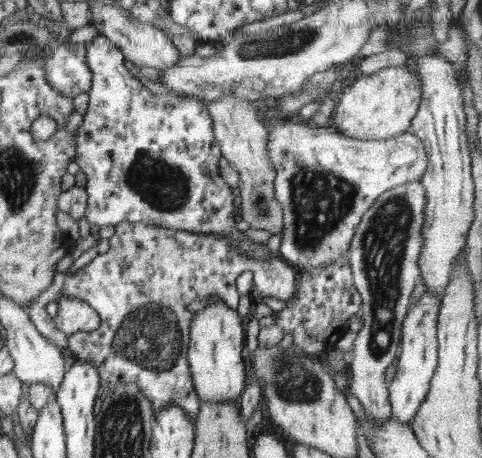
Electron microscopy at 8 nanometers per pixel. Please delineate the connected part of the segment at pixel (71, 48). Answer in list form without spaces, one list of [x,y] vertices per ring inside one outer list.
[[[85,43],[59,46],[46,60],[46,70],[48,84],[62,96],[74,99],[90,90],[92,72],[86,64]]]

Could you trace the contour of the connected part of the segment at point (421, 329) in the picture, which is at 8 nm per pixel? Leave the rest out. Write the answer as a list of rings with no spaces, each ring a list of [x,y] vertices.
[[[424,293],[413,308],[405,315],[401,328],[401,352],[398,356],[398,370],[388,385],[391,416],[402,425],[411,426],[418,413],[418,408],[426,400],[430,384],[438,367],[437,322],[441,307],[441,298]]]

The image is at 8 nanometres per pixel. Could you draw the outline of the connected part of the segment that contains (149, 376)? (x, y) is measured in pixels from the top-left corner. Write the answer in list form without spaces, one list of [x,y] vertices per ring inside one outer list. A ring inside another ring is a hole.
[[[119,222],[115,226],[115,233],[109,238],[109,245],[109,249],[104,254],[97,255],[91,262],[65,278],[61,290],[64,291],[68,297],[72,297],[72,299],[82,299],[82,301],[94,307],[94,309],[98,311],[98,315],[100,315],[100,326],[98,326],[98,329],[94,330],[94,332],[79,333],[78,335],[74,334],[69,337],[70,350],[74,353],[76,360],[82,363],[88,362],[96,372],[98,372],[99,378],[103,383],[110,383],[110,388],[116,387],[117,385],[135,385],[140,390],[140,393],[144,394],[145,398],[149,401],[154,414],[171,405],[177,405],[186,416],[188,416],[190,424],[194,426],[197,422],[201,404],[193,388],[192,374],[187,358],[188,342],[190,342],[190,324],[192,324],[192,320],[194,320],[194,312],[188,310],[186,306],[188,306],[192,300],[202,300],[208,298],[208,296],[212,296],[212,294],[218,294],[232,310],[236,310],[239,299],[239,293],[236,291],[236,279],[246,271],[252,271],[254,273],[254,290],[261,296],[264,296],[264,298],[276,298],[276,300],[286,302],[296,294],[298,271],[283,258],[279,258],[276,255],[270,256],[270,260],[264,260],[264,262],[252,260],[252,258],[244,256],[244,252],[238,252],[238,250],[234,248],[234,244],[230,244],[230,240],[223,238],[222,234],[196,234],[196,232],[186,232],[186,230],[180,229],[170,230],[164,227],[148,225],[147,223]]]

